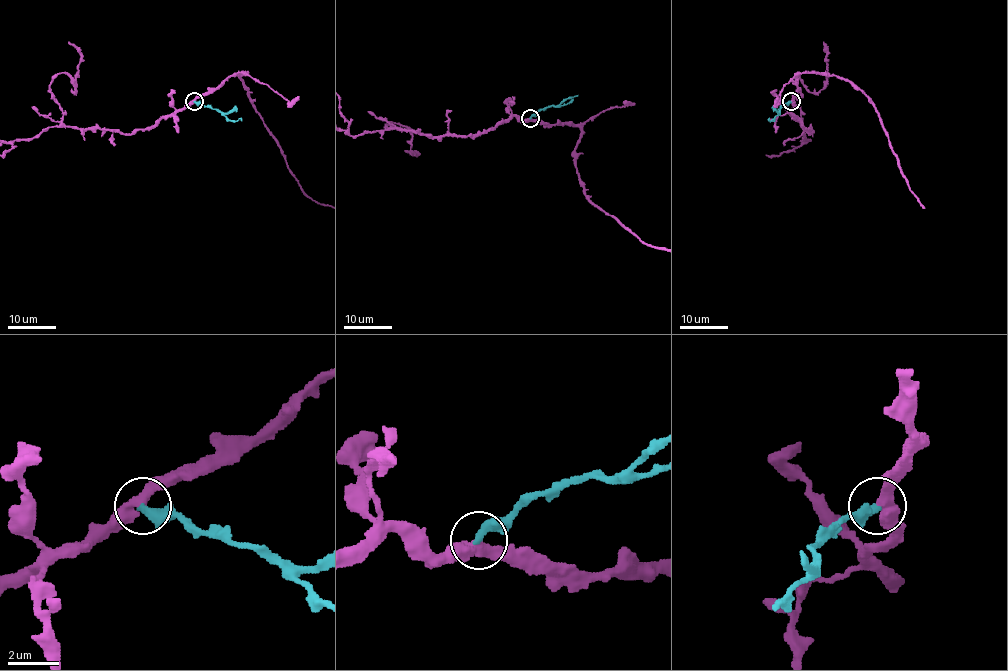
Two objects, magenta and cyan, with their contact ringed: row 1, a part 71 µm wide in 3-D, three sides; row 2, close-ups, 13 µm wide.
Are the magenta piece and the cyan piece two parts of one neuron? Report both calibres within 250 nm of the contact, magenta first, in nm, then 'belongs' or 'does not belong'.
400/360 nm | does not belong

